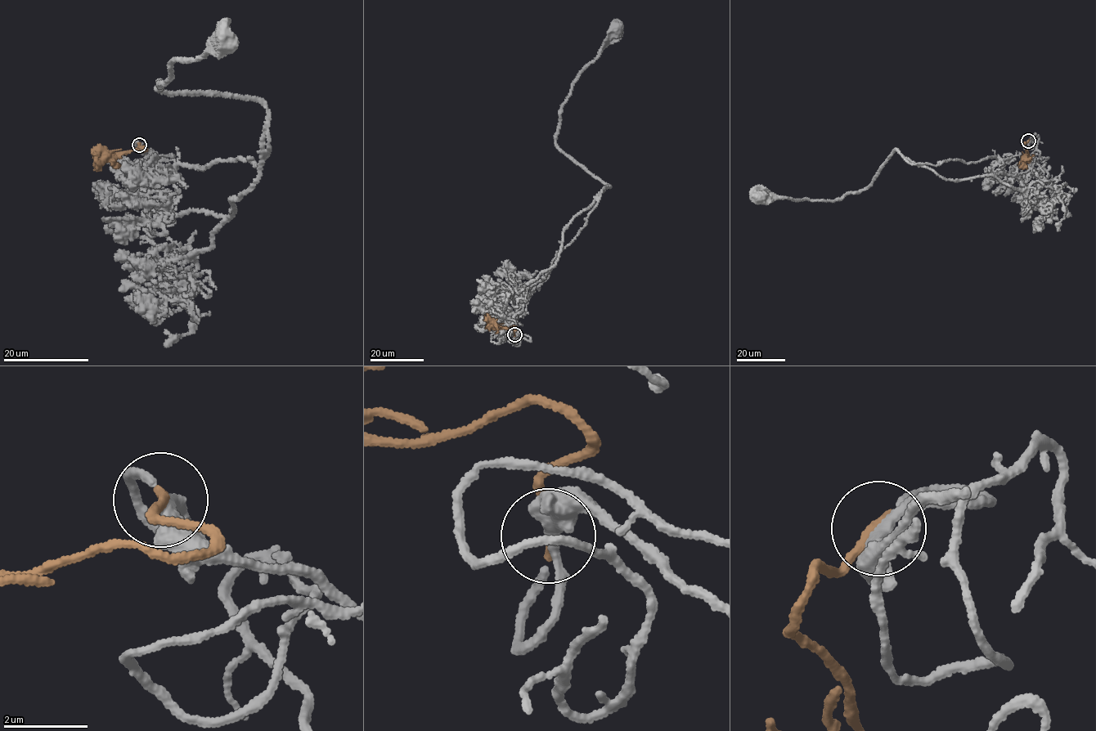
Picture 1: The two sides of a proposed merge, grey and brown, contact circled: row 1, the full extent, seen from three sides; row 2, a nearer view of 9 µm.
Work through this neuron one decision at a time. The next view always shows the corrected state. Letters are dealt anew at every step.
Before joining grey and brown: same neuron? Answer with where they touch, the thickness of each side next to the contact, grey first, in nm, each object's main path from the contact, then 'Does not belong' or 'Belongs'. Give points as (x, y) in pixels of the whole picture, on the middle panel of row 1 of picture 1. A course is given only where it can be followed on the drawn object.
Place: (514, 334). Thickness 320 nm (grey) against 240 nm. Course of grey: (514, 334), (517, 346), (516, 321), (532, 289), (610, 186), (556, 136), (572, 84), (613, 29). Course of brown: (514, 334), (515, 326), (504, 329), (484, 316). Belongs

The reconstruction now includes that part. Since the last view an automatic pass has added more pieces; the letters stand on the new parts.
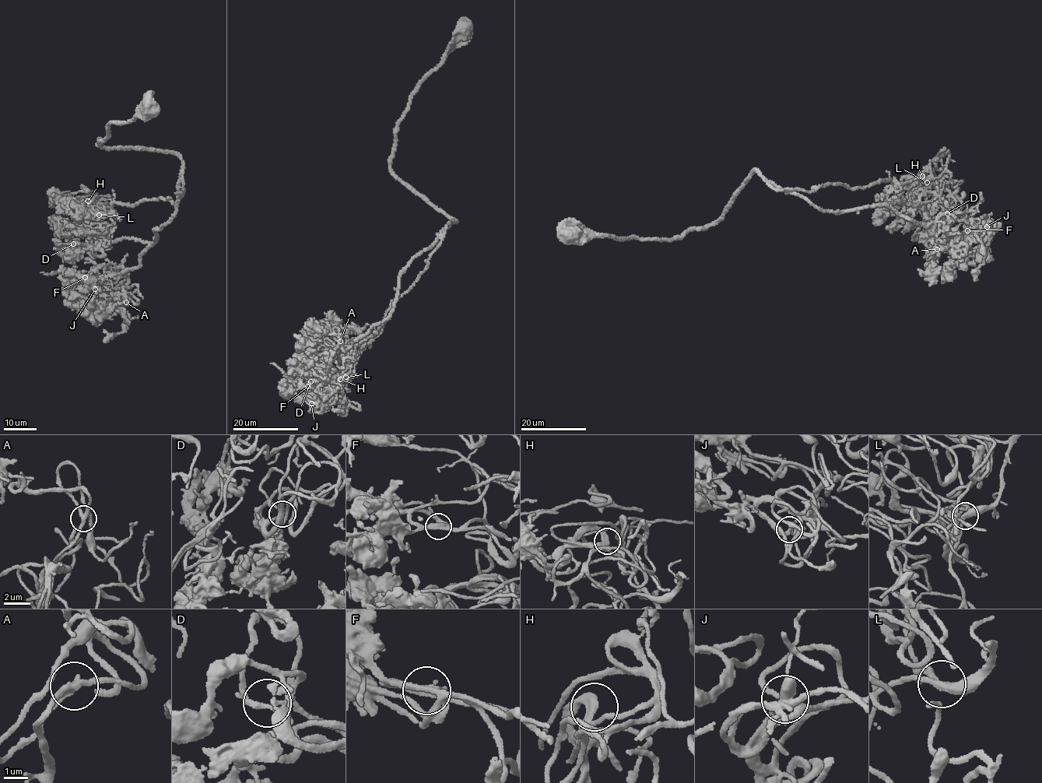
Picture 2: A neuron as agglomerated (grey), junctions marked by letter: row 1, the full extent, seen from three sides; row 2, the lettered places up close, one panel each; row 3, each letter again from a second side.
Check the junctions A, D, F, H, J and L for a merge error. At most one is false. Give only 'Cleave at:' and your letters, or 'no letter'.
Cleave at: no letter

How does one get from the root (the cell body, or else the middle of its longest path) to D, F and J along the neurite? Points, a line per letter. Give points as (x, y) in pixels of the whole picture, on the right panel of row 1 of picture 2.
D: (571, 236), (717, 223), (755, 170), (837, 213), (922, 225), (951, 195), (948, 212)
F: (571, 236), (667, 240), (717, 223), (755, 170), (837, 213), (882, 205), (922, 225), (973, 210), (966, 230)
J: (571, 236), (667, 240), (717, 223), (755, 170), (837, 213), (987, 226)

